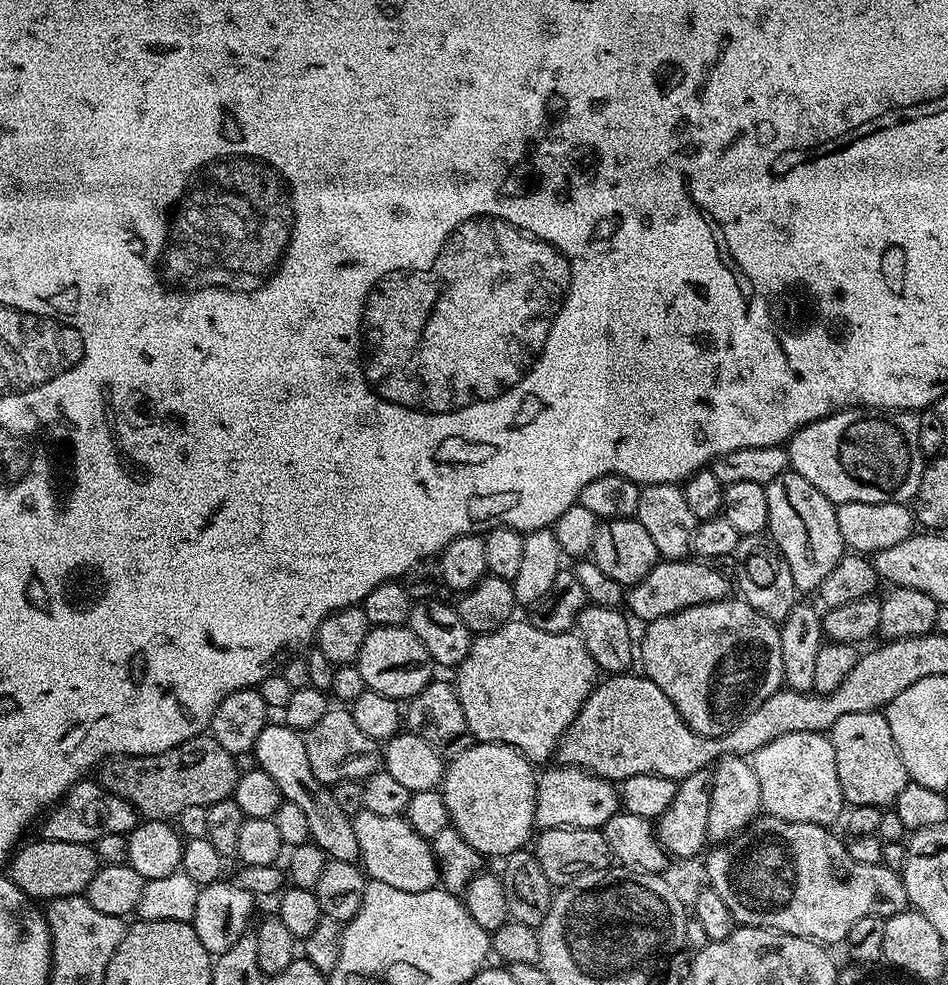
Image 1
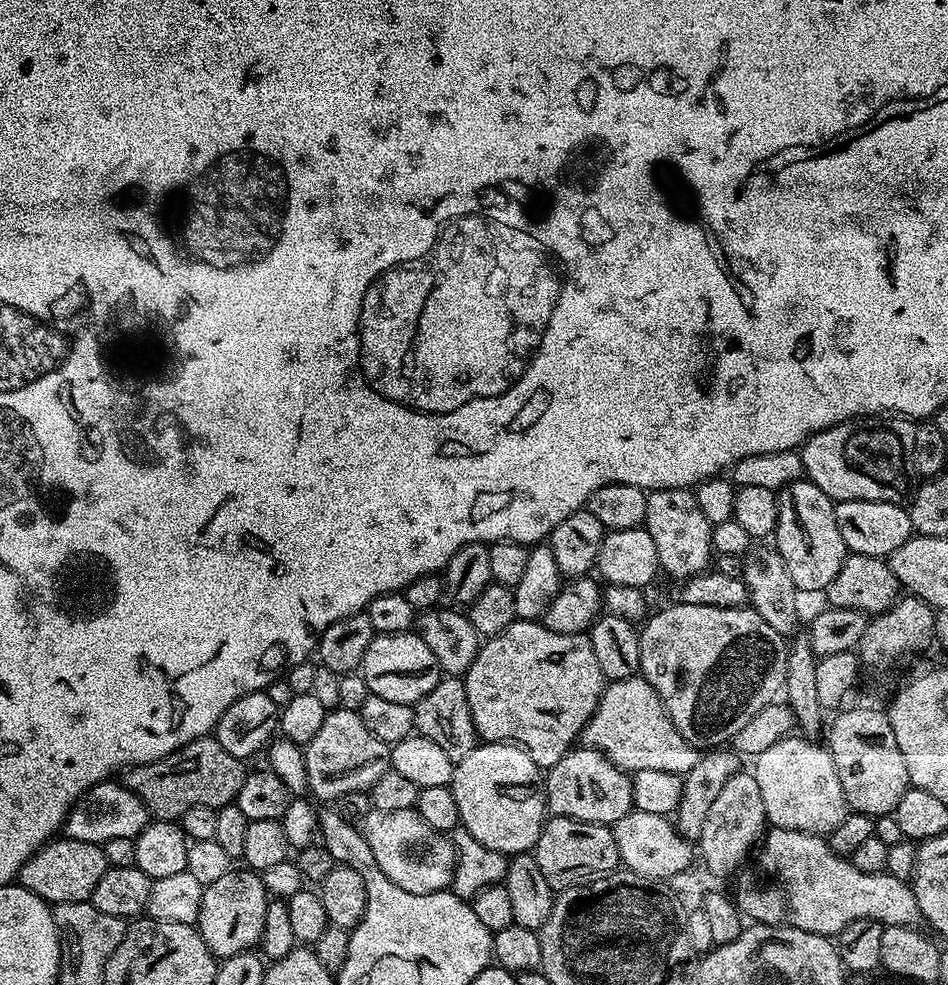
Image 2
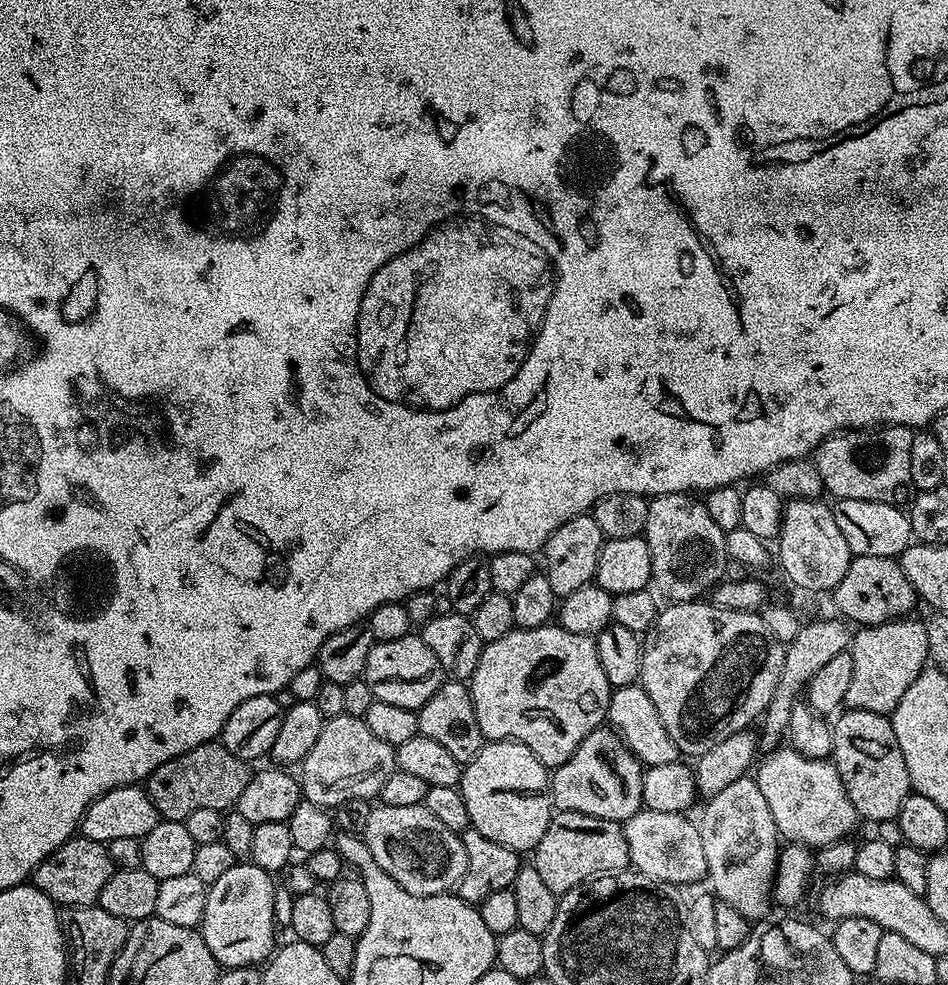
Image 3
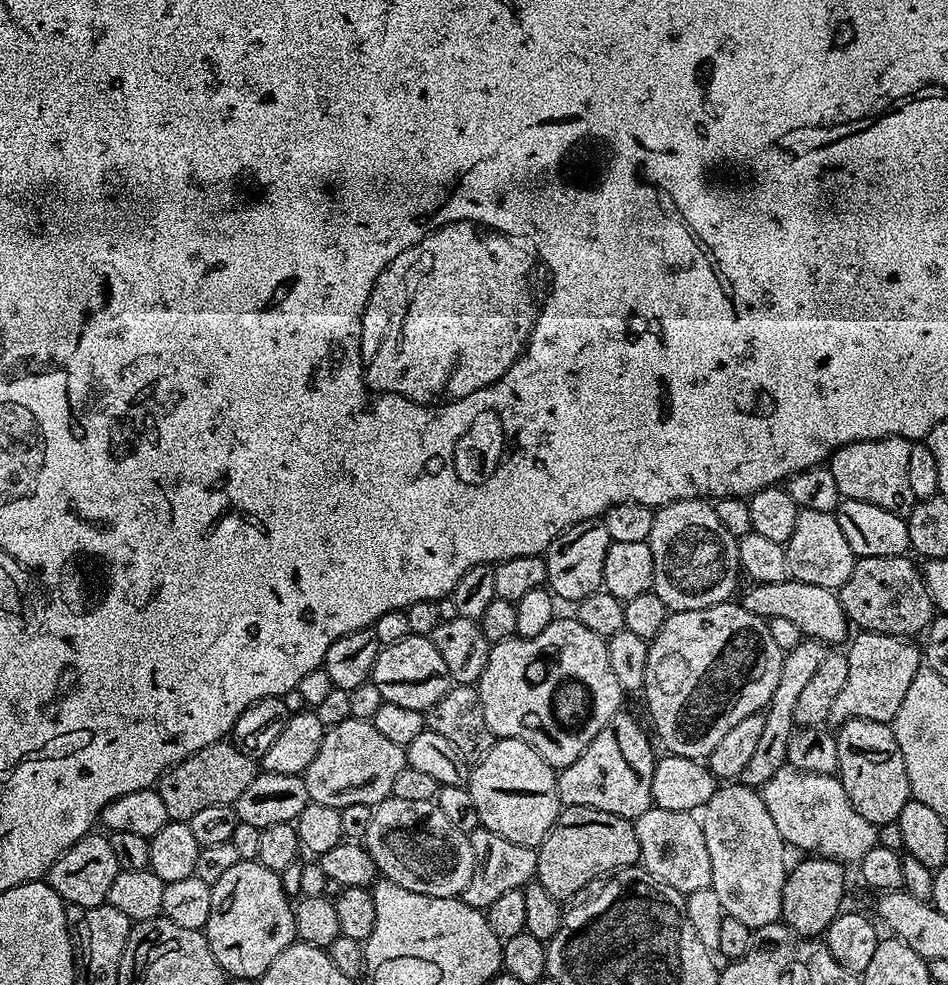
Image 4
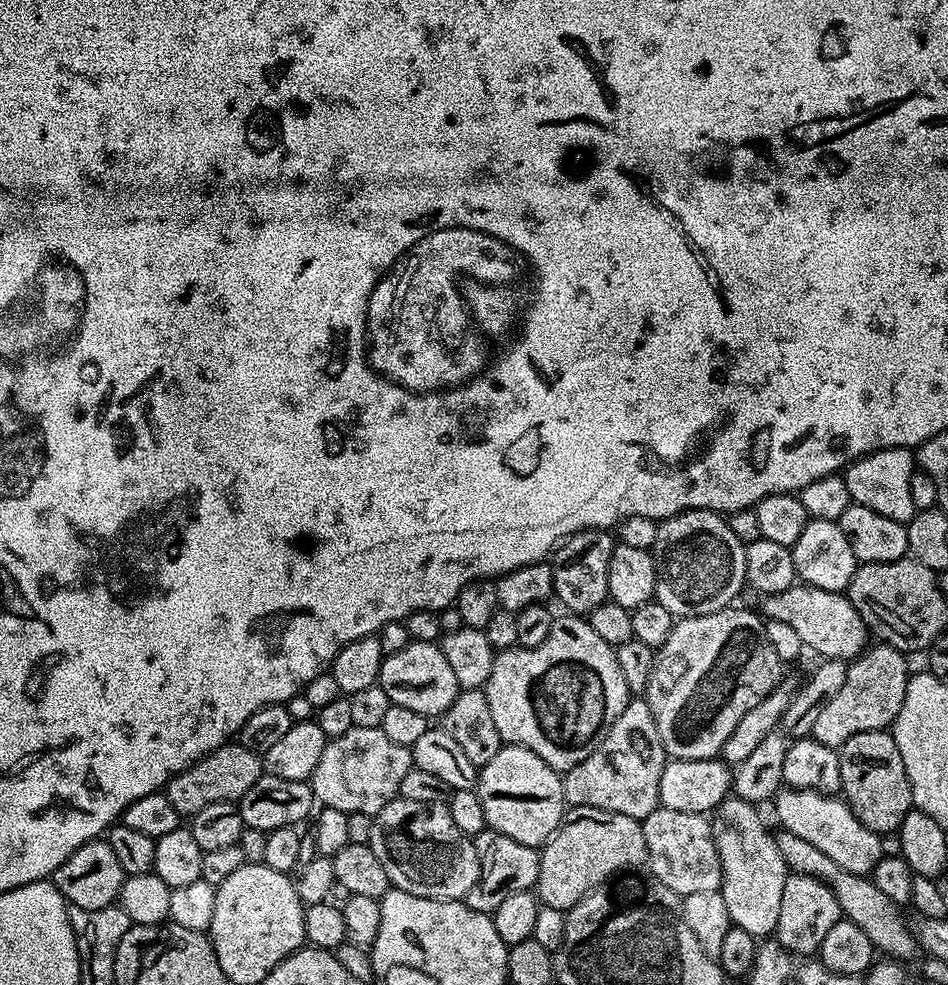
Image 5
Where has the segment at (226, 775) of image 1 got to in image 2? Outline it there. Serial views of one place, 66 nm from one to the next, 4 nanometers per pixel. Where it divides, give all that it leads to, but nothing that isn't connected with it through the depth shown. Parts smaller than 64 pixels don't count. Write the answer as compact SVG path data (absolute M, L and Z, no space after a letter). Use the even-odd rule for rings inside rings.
M207 735L152 764L129 767L123 773L122 783L125 788L138 794L138 798L142 798L155 819L176 822L186 814L186 810L194 810L194 806L218 809L233 803L238 790L242 790L245 775L245 761L234 758L234 754L227 752L211 735Z

